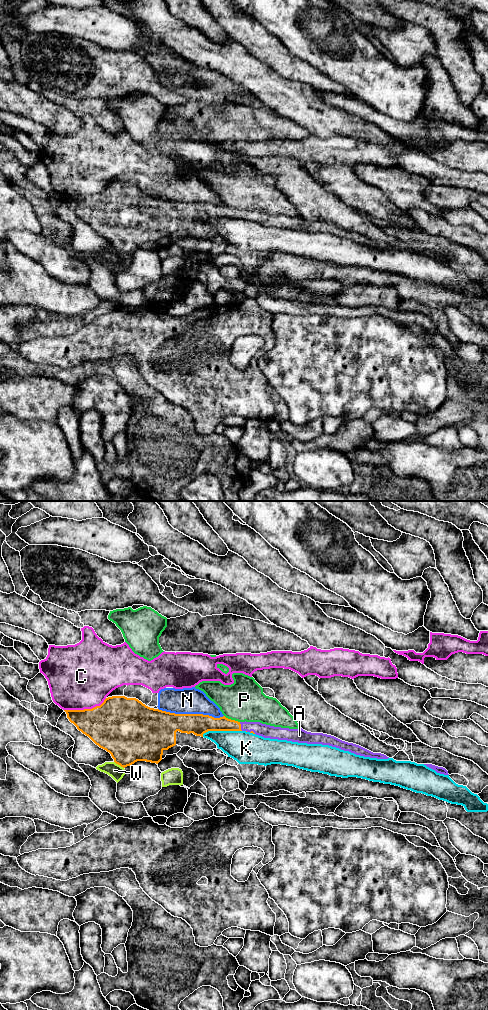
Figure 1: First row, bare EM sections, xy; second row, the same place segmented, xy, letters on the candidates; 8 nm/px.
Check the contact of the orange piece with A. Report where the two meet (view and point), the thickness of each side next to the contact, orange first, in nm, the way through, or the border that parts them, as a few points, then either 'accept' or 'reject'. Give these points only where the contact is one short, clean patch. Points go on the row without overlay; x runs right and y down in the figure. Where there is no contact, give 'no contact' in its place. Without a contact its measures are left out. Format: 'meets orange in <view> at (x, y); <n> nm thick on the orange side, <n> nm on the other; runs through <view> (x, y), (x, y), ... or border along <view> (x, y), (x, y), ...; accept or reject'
meets orange in xy at (240, 214); 120 nm thick on the orange side, 110 nm on the other; accept

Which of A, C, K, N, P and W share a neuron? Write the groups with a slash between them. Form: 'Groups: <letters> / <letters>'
Groups: A / C / K / N / P / W

